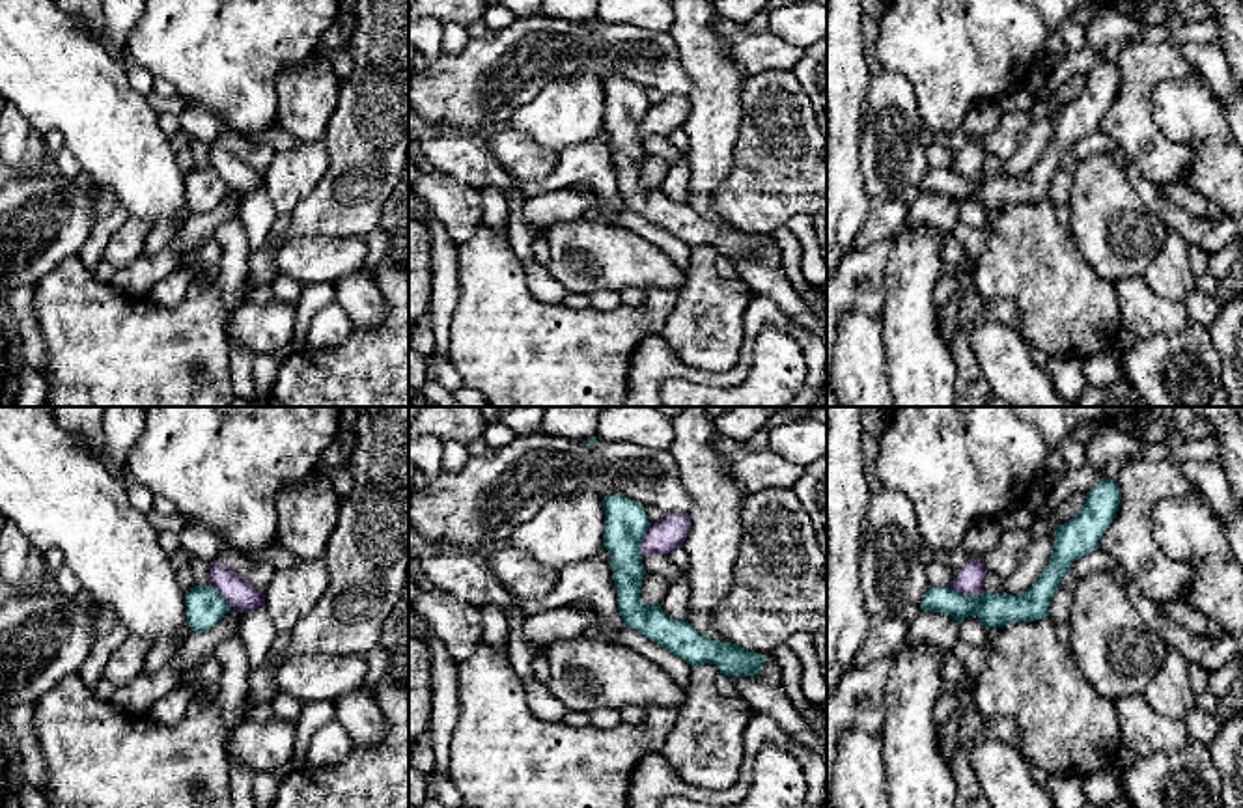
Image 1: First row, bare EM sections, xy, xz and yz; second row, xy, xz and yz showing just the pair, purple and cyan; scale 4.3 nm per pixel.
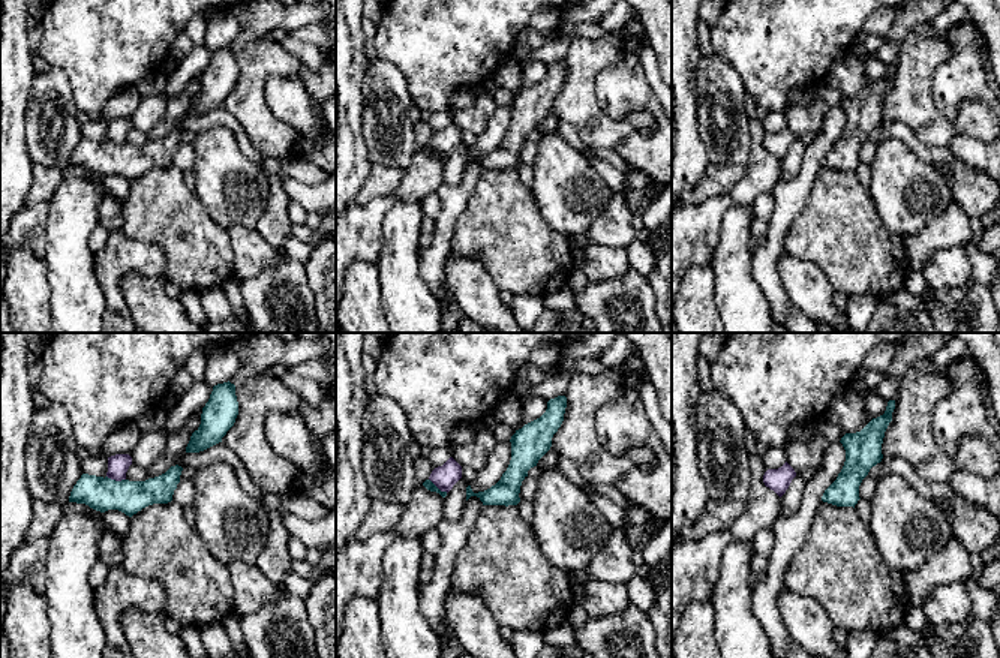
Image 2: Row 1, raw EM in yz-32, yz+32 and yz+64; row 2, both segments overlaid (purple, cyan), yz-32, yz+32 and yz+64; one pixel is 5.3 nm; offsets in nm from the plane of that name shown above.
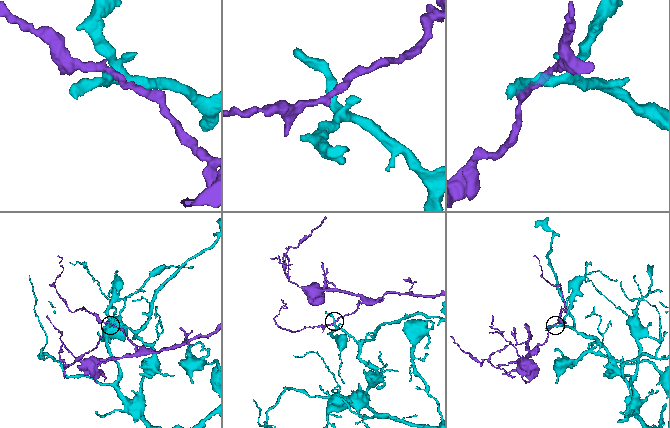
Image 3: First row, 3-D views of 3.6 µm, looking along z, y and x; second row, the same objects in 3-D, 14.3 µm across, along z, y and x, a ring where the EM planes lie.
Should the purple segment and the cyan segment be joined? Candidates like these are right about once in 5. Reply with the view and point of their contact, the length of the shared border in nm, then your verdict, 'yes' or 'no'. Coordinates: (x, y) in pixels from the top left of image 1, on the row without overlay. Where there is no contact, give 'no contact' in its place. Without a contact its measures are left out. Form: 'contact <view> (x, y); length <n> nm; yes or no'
contact yz (965, 176); length 160 nm; no

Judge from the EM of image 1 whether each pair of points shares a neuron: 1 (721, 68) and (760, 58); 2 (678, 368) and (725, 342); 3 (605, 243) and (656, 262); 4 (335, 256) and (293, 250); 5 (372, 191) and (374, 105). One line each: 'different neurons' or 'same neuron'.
1: different neurons
2: different neurons
3: same neuron
4: same neuron
5: same neuron

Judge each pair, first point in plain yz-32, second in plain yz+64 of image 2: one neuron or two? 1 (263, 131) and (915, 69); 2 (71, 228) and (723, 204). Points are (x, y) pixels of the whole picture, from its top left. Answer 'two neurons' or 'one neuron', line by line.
1: one neuron
2: two neurons

